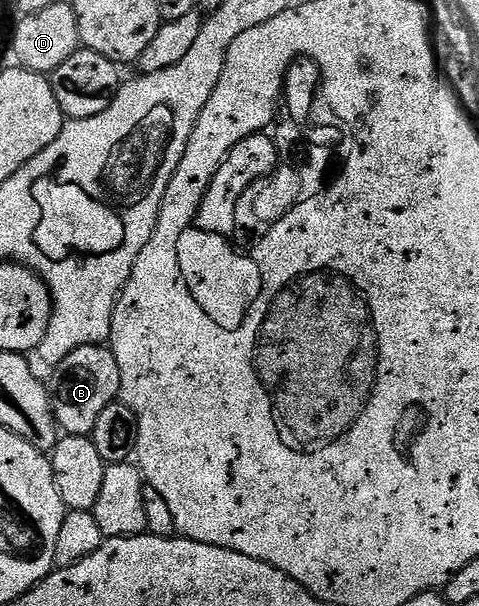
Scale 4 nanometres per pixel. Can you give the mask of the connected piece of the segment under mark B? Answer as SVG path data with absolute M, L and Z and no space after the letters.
M104 345L79 347L58 365L56 391L51 392L52 412L56 426L64 435L91 436L98 416L106 405L117 402L120 397L120 372L114 353Z

